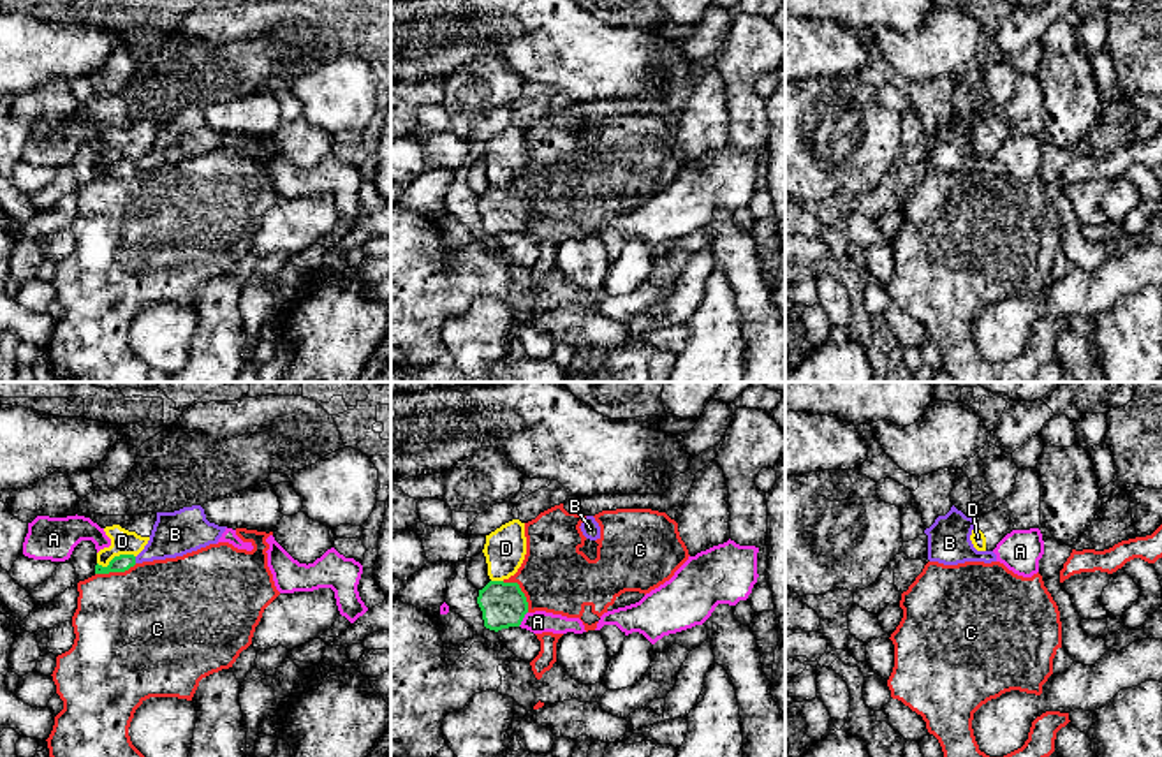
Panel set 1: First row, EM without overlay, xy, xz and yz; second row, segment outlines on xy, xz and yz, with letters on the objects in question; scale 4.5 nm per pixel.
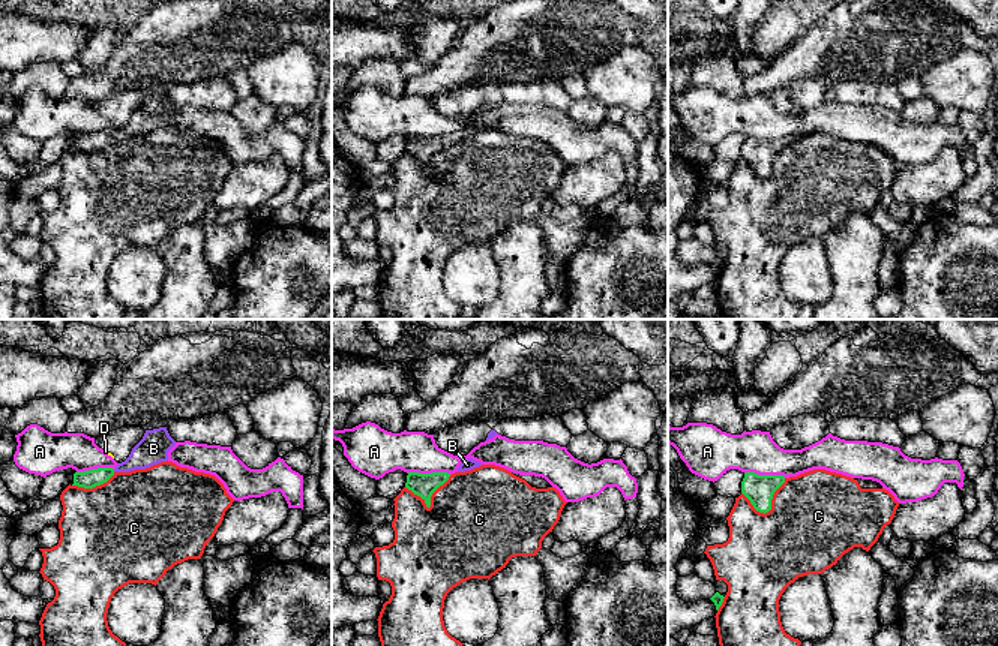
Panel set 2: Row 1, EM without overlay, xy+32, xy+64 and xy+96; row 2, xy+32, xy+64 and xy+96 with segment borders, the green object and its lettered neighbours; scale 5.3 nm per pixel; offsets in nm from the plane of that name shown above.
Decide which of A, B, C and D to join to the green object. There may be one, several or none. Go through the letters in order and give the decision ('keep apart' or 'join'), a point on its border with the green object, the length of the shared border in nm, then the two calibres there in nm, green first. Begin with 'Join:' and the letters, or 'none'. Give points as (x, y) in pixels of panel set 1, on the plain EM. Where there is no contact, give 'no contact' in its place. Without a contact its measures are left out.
Join: B
A: keep apart; contact xz (523, 222); length 80 nm; calibres 200 and 100 nm
B: join; contact xy (134, 166); length 30 nm; calibres 80 and 200 nm
C: keep apart; contact xz (520, 196); length 190 nm; calibres 200 and 320 nm
D: keep apart; contact xy (115, 162); length 180 nm; calibres 80 and 110 nm

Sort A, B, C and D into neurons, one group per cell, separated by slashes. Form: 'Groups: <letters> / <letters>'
Groups: A / B / C / D

